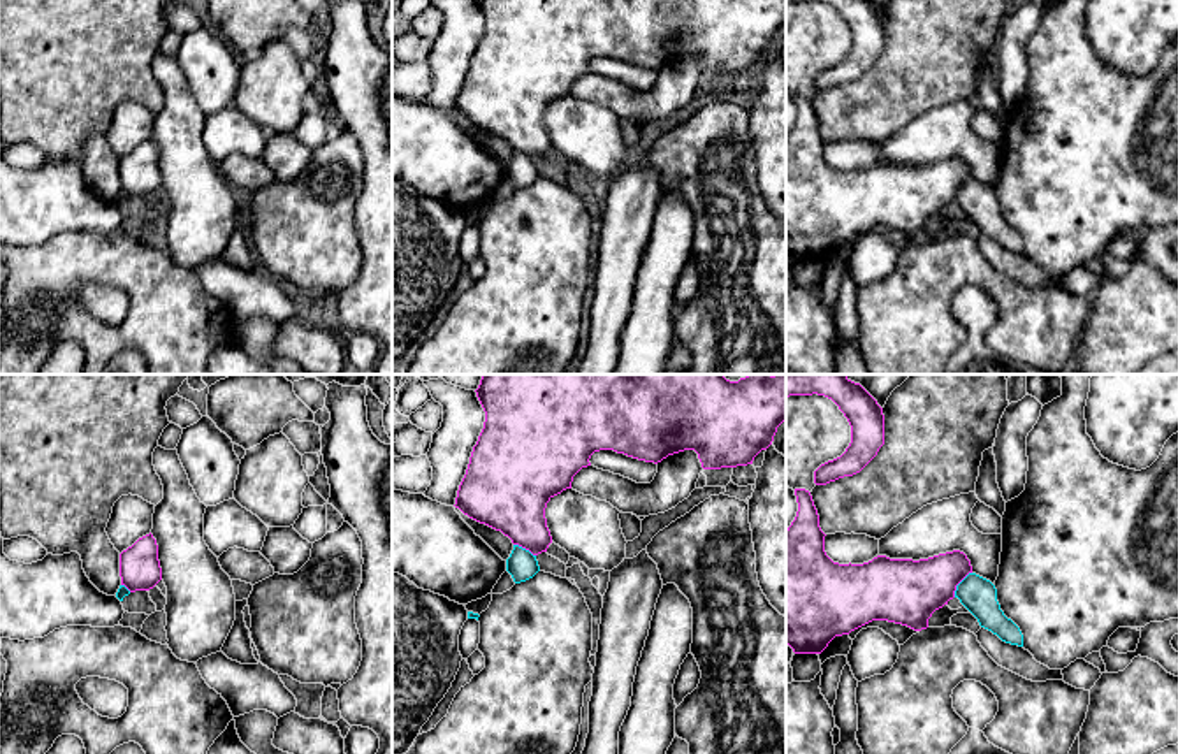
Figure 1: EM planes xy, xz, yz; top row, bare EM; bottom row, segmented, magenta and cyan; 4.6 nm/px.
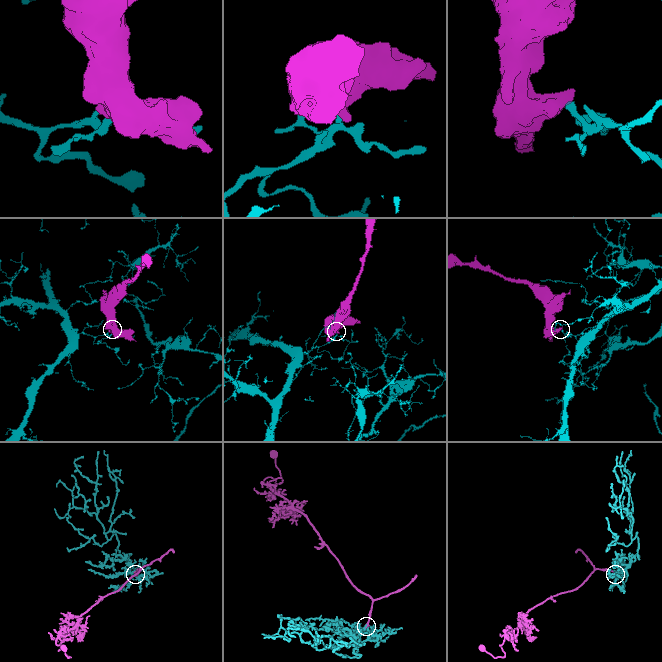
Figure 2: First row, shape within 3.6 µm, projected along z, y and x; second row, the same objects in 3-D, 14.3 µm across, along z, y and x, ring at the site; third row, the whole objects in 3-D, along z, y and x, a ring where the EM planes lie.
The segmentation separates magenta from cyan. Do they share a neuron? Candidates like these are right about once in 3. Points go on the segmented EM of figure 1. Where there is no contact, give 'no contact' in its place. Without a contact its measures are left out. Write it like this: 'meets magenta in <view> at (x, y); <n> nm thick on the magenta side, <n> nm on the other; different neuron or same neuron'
meets magenta in yz at (959, 582); 300 nm thick on the magenta side, 160 nm on the other; different neuron

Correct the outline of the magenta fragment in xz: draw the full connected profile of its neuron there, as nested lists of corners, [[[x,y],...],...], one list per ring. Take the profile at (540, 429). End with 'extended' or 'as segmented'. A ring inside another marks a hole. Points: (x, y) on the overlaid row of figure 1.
[[[484,374],[475,392],[485,422],[454,506],[501,531],[533,555],[547,552],[552,543],[545,518],[547,503],[571,489],[573,476],[591,466],[594,452],[614,450],[658,464],[668,455],[694,450],[703,469],[737,468],[753,464],[786,420],[786,374],[747,374],[738,381],[723,374]]]; as segmented

